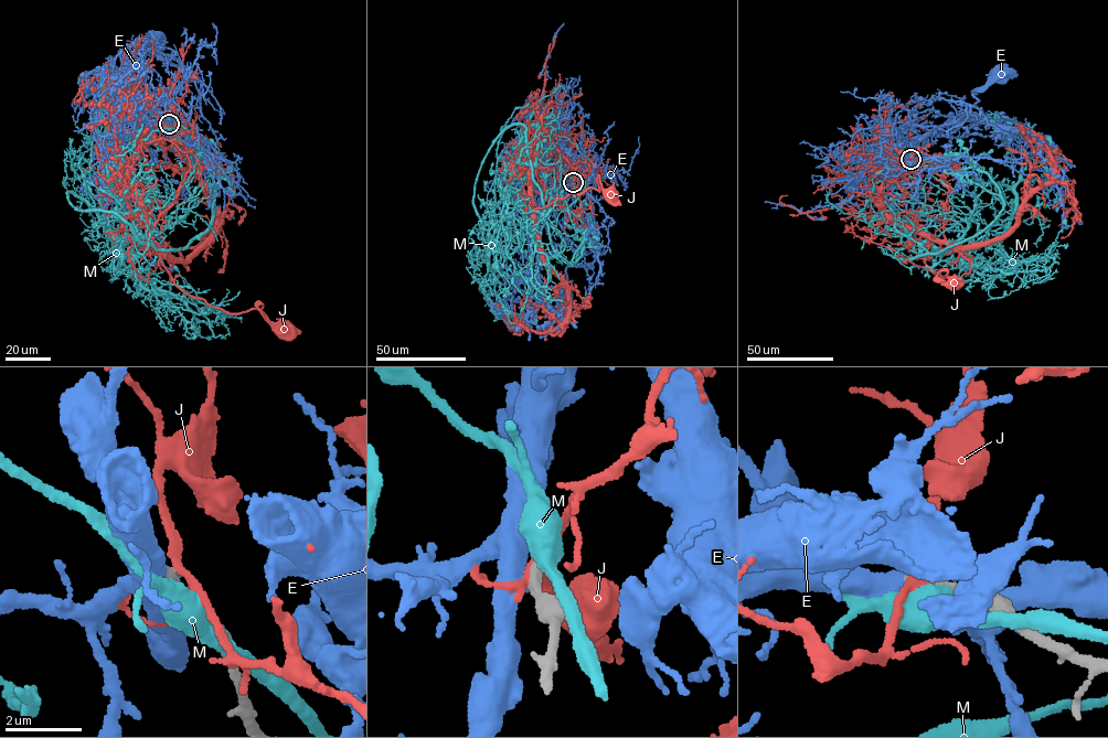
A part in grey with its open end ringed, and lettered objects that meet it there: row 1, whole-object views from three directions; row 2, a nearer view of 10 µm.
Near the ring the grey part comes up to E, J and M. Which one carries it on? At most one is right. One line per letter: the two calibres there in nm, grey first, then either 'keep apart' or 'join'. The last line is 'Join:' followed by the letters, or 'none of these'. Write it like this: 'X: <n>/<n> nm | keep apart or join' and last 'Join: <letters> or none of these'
E: 300/460 nm | join
J: 360/140 nm | keep apart
M: 380/460 nm | keep apart
Join: E

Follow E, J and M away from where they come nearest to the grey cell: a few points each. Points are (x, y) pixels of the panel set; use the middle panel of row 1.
E: (573, 183), (567, 150), (556, 140), (550, 141), (554, 217), (593, 267), (567, 265), (563, 298)
J: (573, 184), (581, 174), (552, 141), (539, 138), (528, 194), (533, 210), (599, 190), (597, 179), (609, 193)
M: (574, 184), (583, 243), (574, 263), (552, 246), (529, 147), (491, 213), (486, 298), (517, 324), (533, 245)

